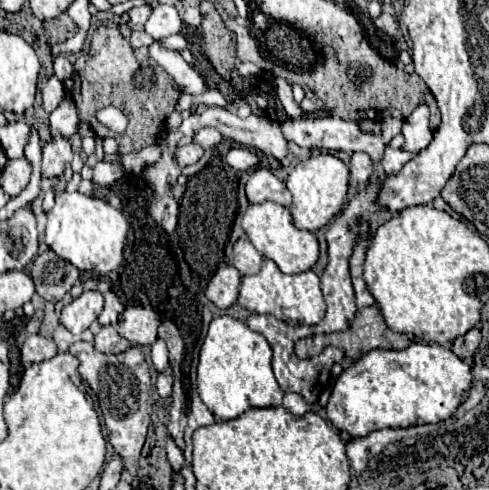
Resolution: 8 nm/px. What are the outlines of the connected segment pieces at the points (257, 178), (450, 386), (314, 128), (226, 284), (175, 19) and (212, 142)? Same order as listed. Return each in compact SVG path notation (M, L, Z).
M258 166L250 172L248 182L246 182L246 196L250 204L260 204L266 200L272 200L282 206L292 204L292 194L288 192L286 184L278 180L268 168Z
M412 342L404 350L370 350L334 384L326 416L352 438L364 438L382 428L408 428L450 418L472 388L472 368L450 348Z
M324 116L324 118L294 118L294 120L286 120L280 124L284 138L286 140L294 140L298 146L302 148L326 148L326 150L342 150L342 152L366 152L374 162L380 162L384 156L384 150L388 146L388 142L400 134L402 130L402 122L396 118L384 118L382 120L382 128L380 134L368 134L362 132L360 126L356 122L348 122L342 120L338 116Z
M222 264L212 280L206 286L206 298L214 302L218 308L228 308L230 304L236 302L238 288L240 288L240 272L234 266Z
M158 4L158 6L154 6L150 18L148 18L146 24L144 24L144 30L146 30L154 40L160 40L160 38L178 34L180 28L182 28L182 20L180 20L176 8L174 8L174 6L168 6L168 4Z
M202 128L202 130L198 130L194 134L194 142L200 144L204 150L214 148L220 140L222 140L222 134L218 130L214 130L214 128Z

